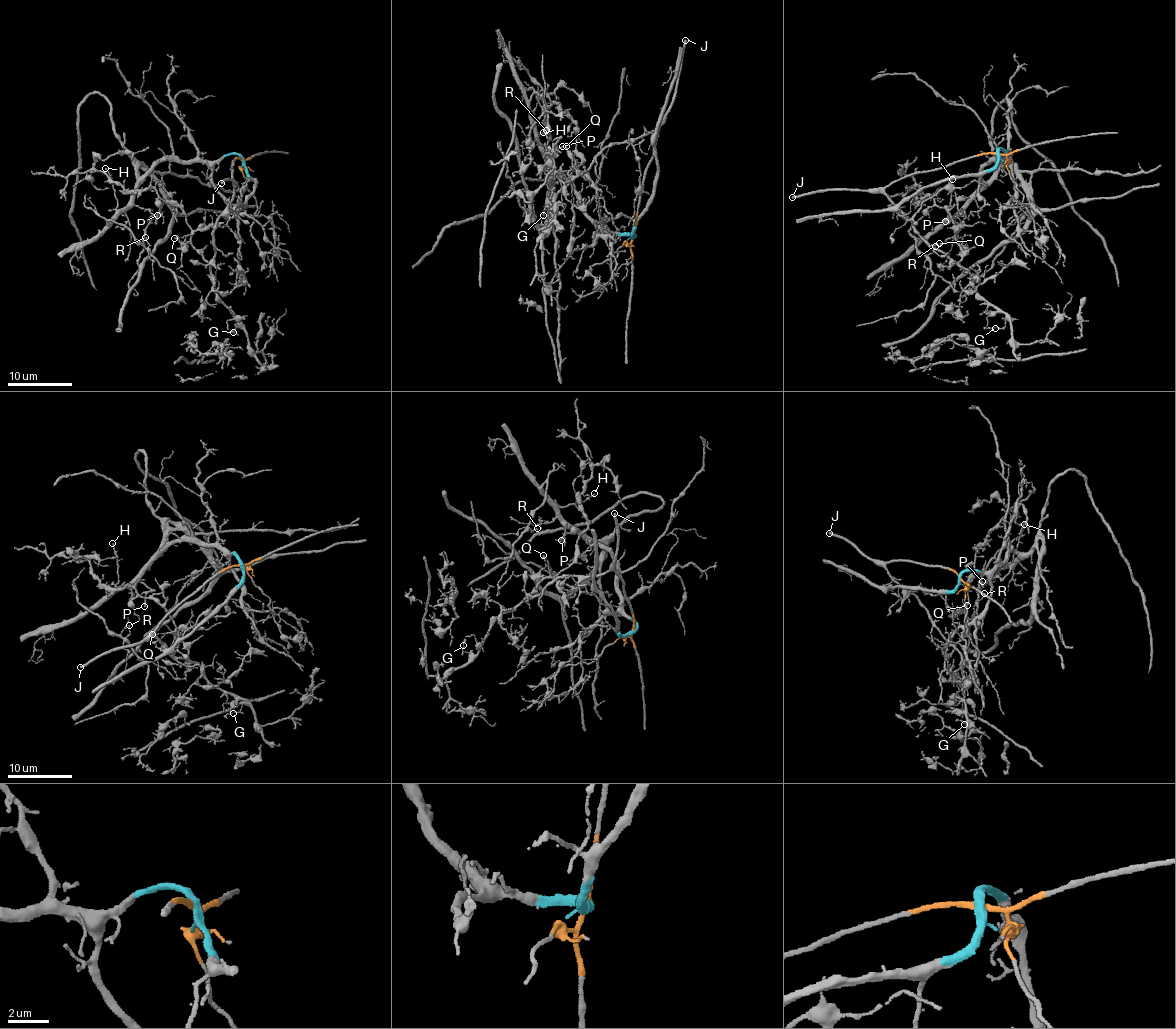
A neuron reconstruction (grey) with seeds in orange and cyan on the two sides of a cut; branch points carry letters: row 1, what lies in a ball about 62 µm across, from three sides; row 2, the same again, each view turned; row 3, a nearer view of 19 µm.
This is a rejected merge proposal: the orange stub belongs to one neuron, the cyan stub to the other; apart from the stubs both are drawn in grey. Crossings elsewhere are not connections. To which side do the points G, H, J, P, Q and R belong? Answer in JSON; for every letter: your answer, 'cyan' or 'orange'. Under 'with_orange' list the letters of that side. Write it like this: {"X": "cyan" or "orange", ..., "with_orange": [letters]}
{"G": "orange", "H": "cyan", "J": "orange", "P": "cyan", "Q": "orange", "R": "cyan", "with_orange": ["G", "J", "Q"]}

